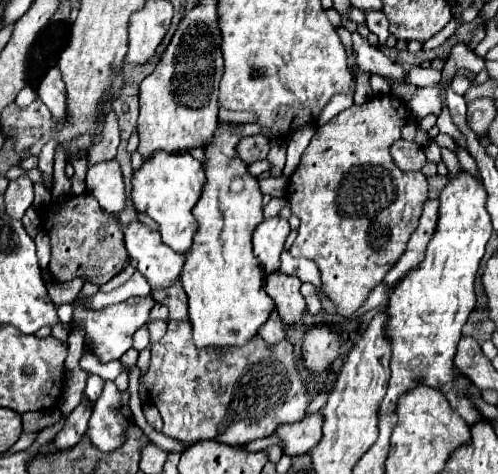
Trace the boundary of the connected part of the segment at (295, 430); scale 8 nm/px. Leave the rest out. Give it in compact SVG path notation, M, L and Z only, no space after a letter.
M312 413L306 415L302 421L280 425L274 435L282 441L286 455L290 457L302 455L308 453L314 445L318 445L322 437L322 423L324 423L322 413Z

